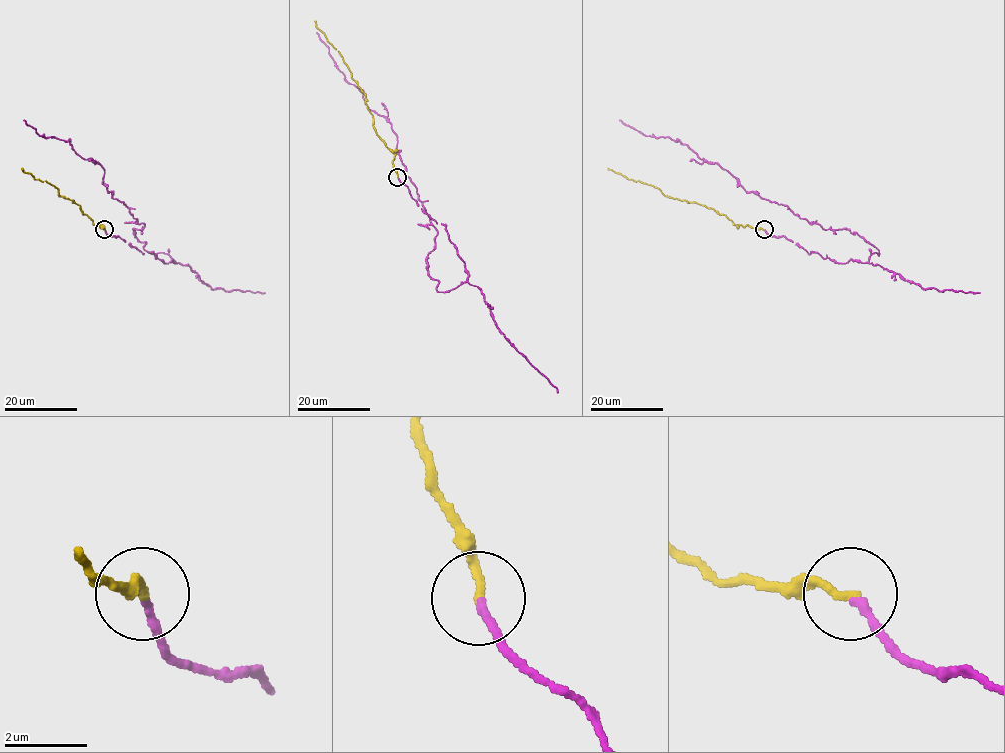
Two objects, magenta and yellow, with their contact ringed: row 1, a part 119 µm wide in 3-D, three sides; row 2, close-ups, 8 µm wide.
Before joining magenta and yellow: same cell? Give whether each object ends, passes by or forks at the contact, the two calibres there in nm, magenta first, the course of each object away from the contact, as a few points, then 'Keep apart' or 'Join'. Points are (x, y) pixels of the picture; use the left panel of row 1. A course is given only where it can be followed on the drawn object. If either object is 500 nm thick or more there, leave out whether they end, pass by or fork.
At the ring magenta ends. At the ring yellow ends. Thickness 200 nm (magenta) against 200 nm. Course of magenta: (105, 229), (175, 263), (144, 249), (133, 229), (144, 225), (107, 190), (99, 163), (23, 119). Course of yellow: (104, 229), (95, 225), (72, 200), (60, 197), (55, 187), (35, 179), (22, 167). Join

